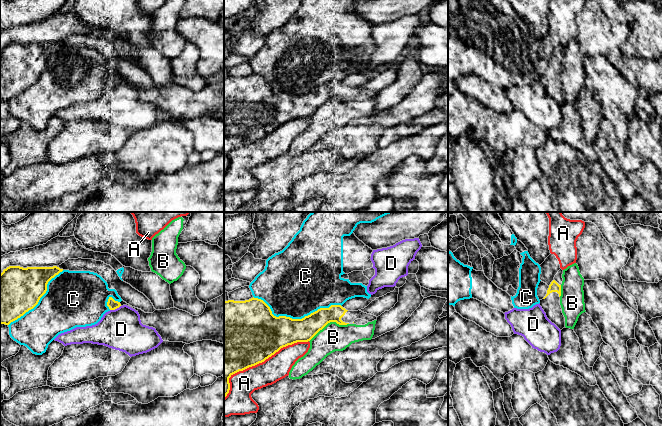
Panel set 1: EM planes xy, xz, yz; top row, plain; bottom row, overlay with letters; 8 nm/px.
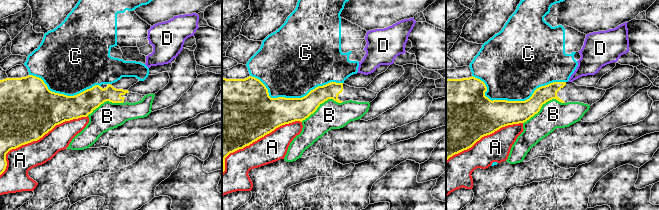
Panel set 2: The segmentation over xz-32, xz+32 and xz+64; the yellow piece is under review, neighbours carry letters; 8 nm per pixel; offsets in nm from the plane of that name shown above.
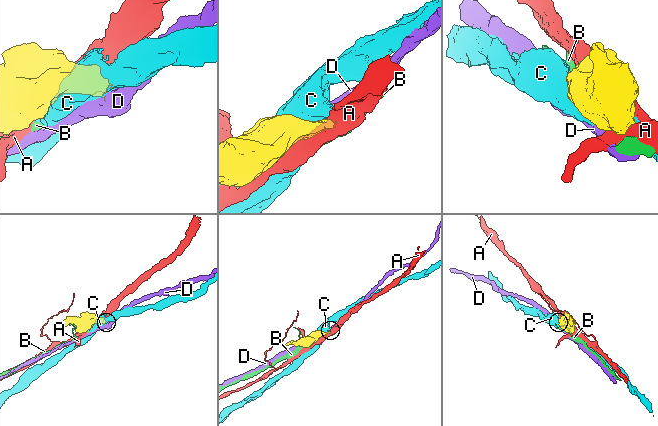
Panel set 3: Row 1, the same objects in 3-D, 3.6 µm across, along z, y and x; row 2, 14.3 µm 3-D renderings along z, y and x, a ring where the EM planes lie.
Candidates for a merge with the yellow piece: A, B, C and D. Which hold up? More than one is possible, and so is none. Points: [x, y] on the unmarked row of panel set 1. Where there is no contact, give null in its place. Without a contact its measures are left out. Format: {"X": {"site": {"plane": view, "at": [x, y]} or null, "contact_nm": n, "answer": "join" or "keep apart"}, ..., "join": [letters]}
{"A": {"site": {"plane": "xz", "at": [258, 139]}, "contact_nm": 800, "answer": "keep apart"}, "B": {"site": {"plane": "xz", "at": [328, 98]}, "contact_nm": 360, "answer": "keep apart"}, "C": {"site": {"plane": "xz", "at": [296, 95]}, "contact_nm": 700, "answer": "keep apart"}, "D": {"site": {"plane": "xy", "at": [115, 84]}, "contact_nm": 100, "answer": "keep apart"}, "join": []}

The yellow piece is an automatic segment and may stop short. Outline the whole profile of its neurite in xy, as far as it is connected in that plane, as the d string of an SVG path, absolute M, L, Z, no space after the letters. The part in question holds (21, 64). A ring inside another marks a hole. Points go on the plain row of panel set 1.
M9 42L0 50L0 100L9 101L33 85L47 67L48 58L62 48L57 42Z

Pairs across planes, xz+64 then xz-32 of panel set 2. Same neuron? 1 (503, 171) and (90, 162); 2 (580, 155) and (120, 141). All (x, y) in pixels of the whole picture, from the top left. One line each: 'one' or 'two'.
1: one
2: one

